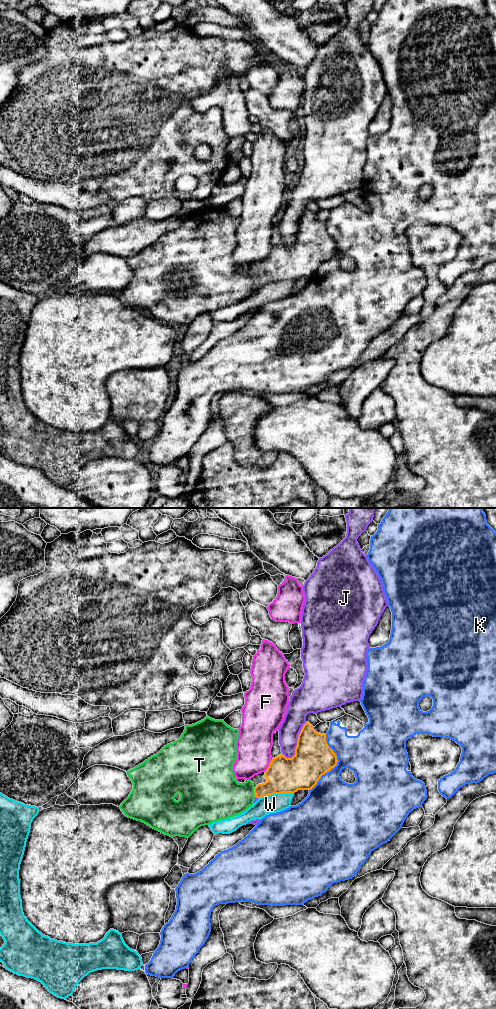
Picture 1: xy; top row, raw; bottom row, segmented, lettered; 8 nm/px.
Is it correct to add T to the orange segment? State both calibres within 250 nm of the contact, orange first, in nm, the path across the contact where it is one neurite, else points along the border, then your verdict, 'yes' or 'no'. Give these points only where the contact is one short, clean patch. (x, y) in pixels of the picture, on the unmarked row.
240 nm thick on the orange side, 320 nm on the other; runs through xy (281, 265), (272, 274), (254, 280), (224, 285); yes

